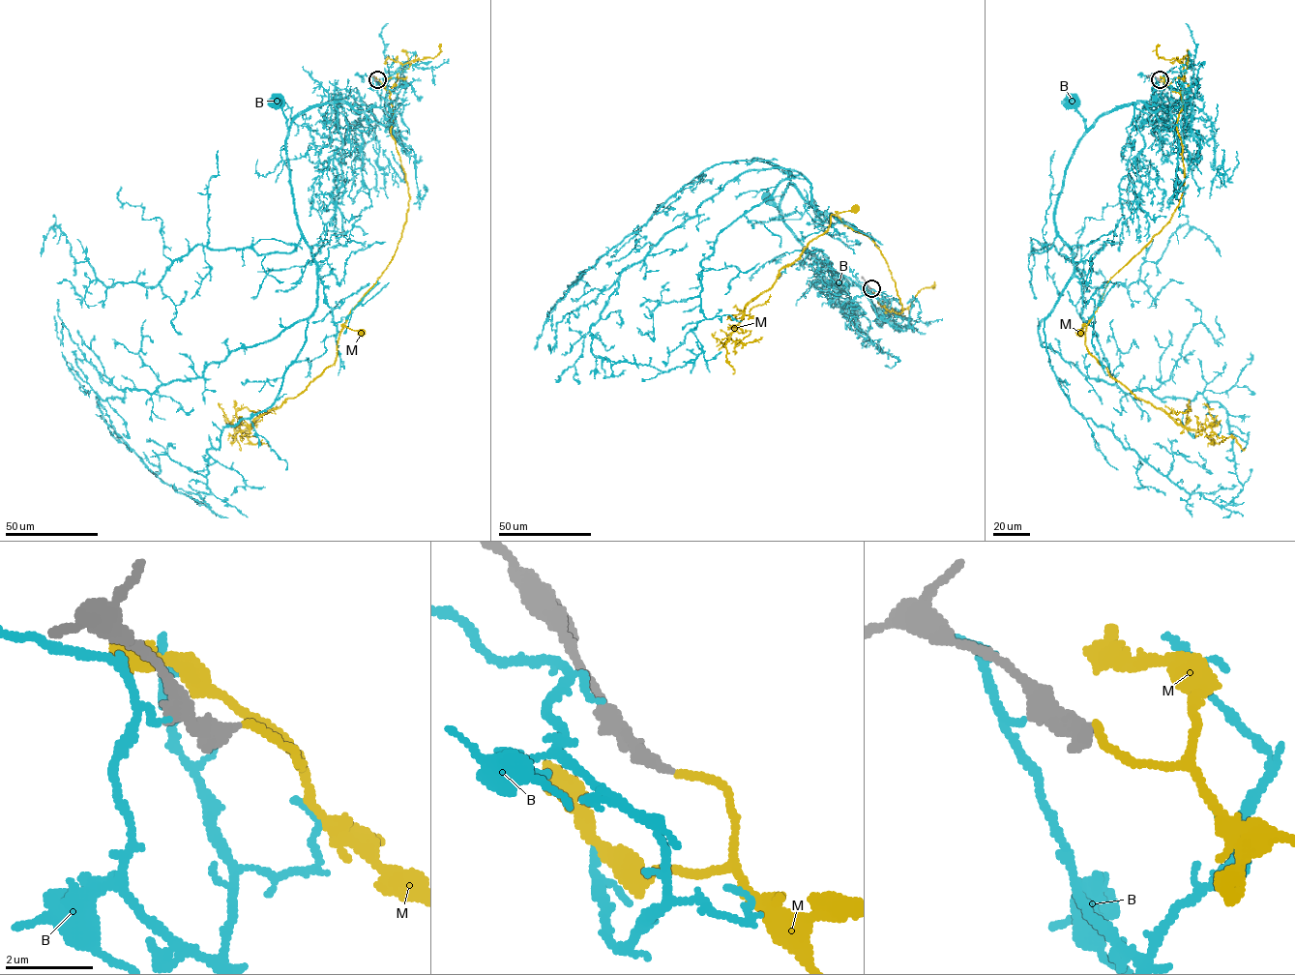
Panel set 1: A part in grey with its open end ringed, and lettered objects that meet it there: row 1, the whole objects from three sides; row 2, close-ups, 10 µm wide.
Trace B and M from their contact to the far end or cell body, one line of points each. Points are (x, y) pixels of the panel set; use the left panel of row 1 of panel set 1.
B: (374, 79), (390, 124), (372, 121), (345, 103), (326, 102), (311, 105), (288, 128), (275, 103)
M: (377, 80), (390, 92), (391, 134), (409, 200), (406, 221), (392, 259), (343, 325), (361, 332)

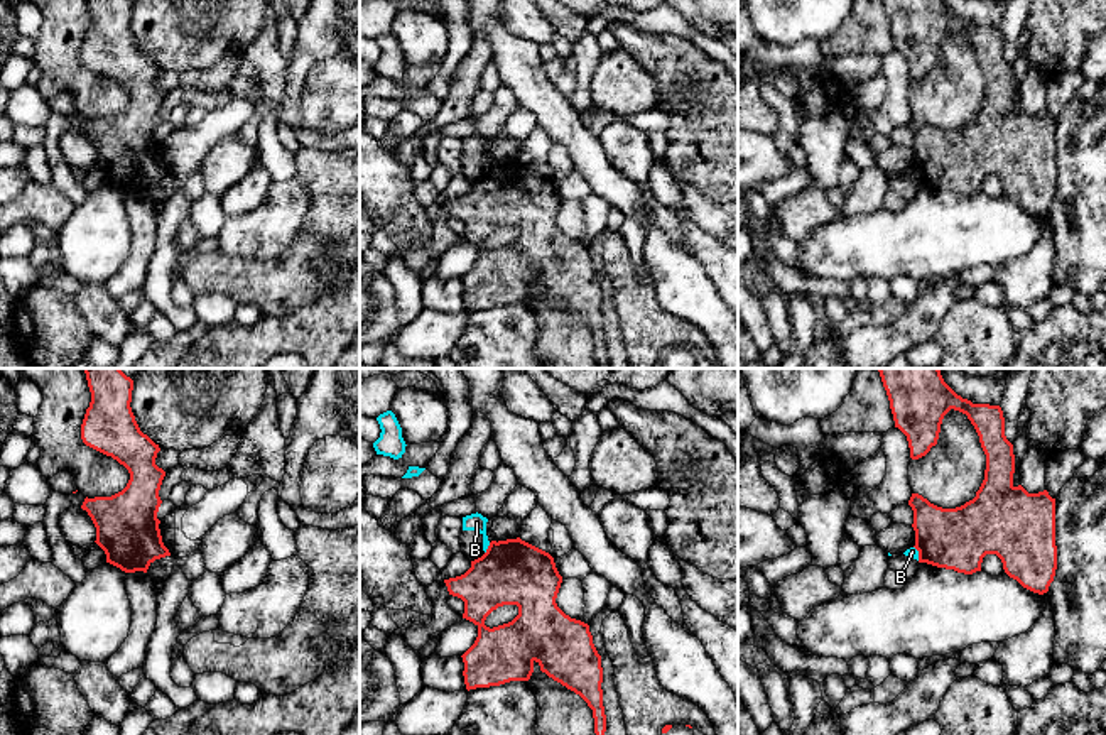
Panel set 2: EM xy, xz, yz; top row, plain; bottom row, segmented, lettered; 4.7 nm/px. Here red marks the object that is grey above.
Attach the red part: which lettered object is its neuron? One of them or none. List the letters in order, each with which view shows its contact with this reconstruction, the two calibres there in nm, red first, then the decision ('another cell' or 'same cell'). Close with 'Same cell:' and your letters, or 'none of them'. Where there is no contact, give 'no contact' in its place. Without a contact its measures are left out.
B: contact in xz; calibres 320 and 80 nm; another cell
M: no contact; same cell
Same cell: M

